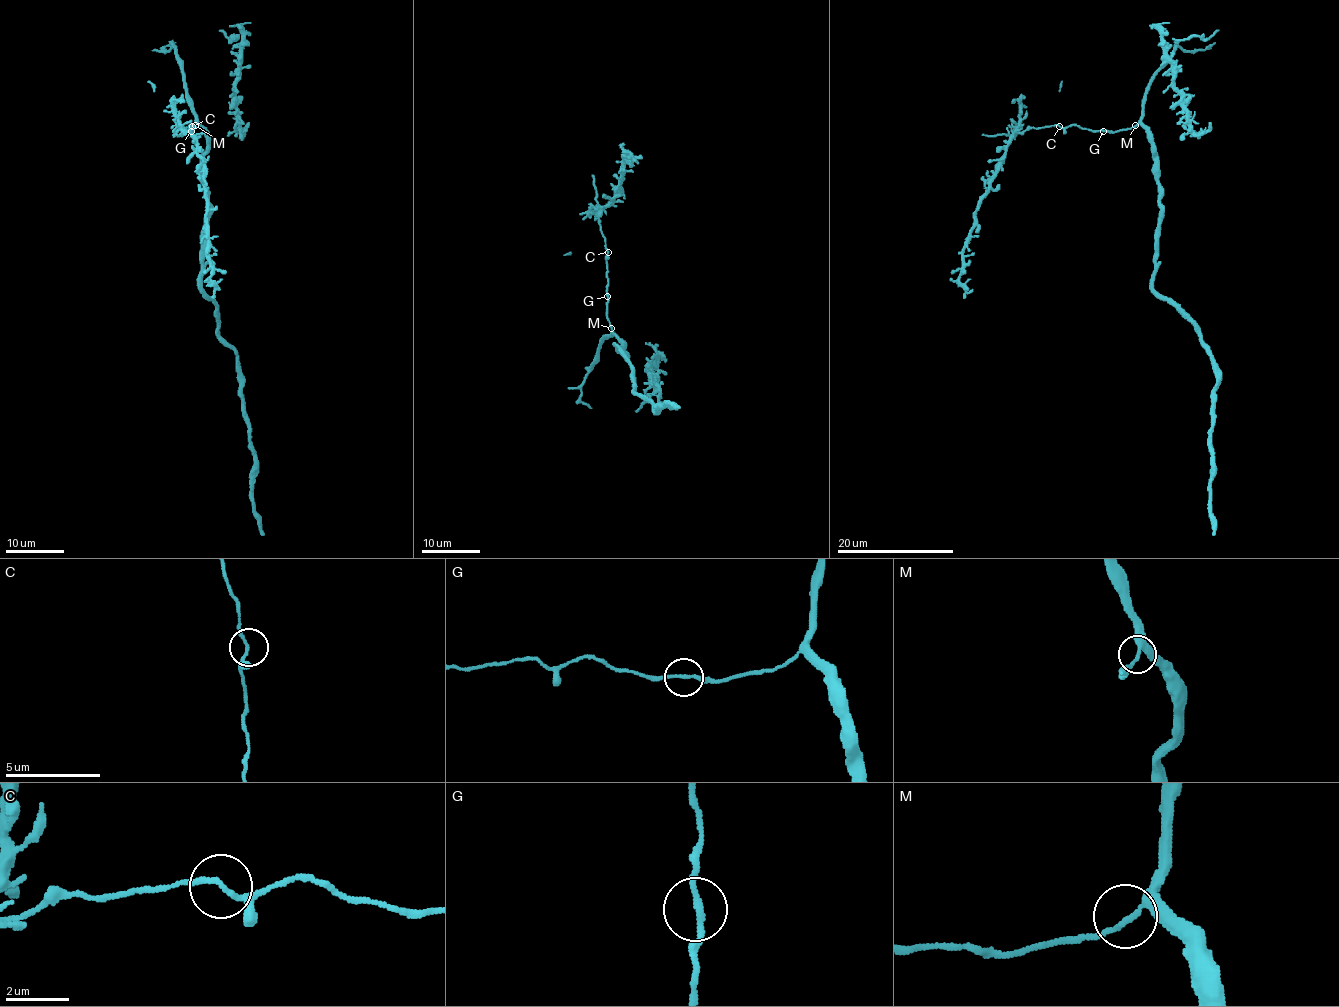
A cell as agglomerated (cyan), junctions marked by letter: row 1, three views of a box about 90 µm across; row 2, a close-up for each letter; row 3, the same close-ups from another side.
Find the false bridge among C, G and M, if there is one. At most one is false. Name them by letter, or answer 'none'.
none

